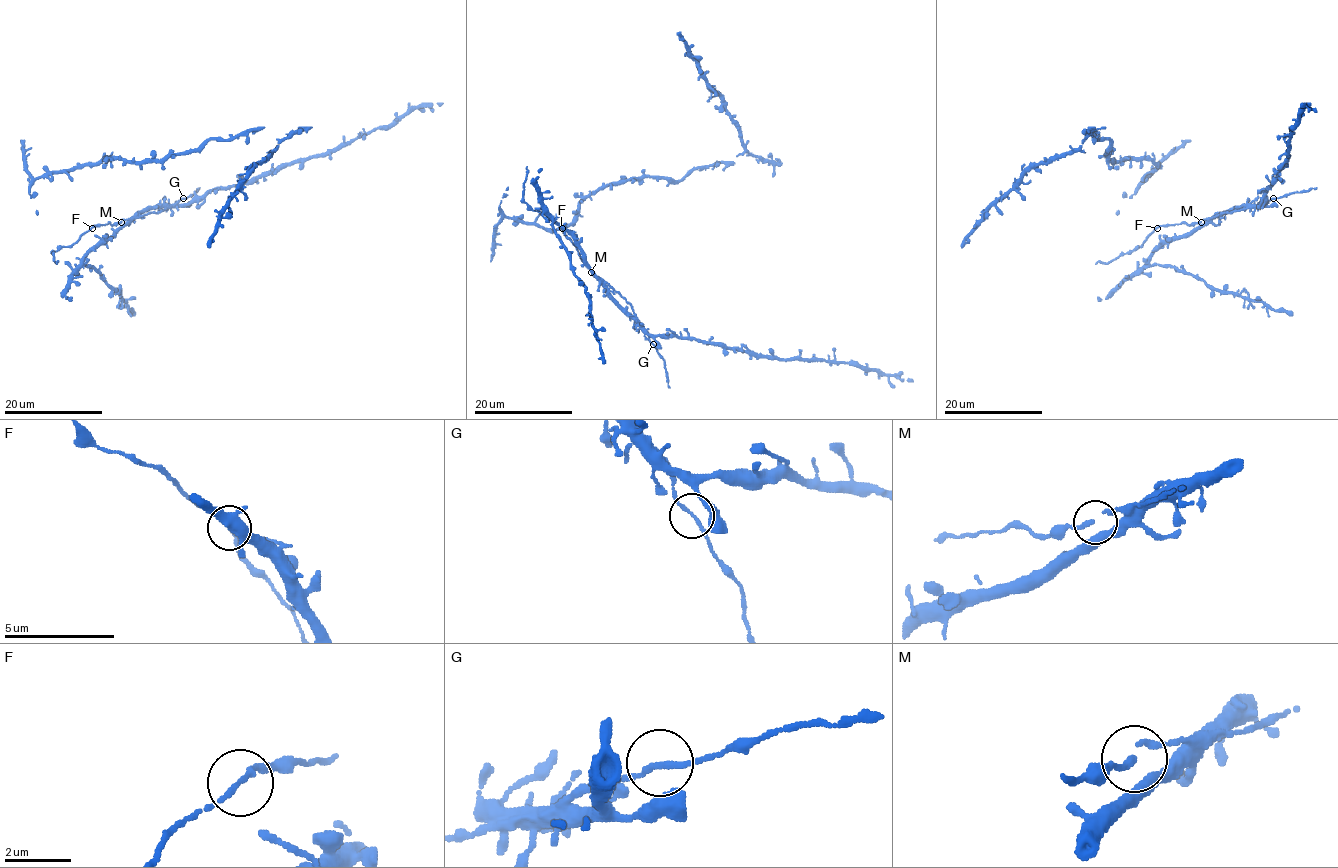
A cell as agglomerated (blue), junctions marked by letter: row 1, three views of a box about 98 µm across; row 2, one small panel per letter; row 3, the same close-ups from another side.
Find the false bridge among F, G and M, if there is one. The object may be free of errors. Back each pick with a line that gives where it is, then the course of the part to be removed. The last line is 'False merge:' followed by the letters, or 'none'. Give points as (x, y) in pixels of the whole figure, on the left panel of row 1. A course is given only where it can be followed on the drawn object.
False merge: none

